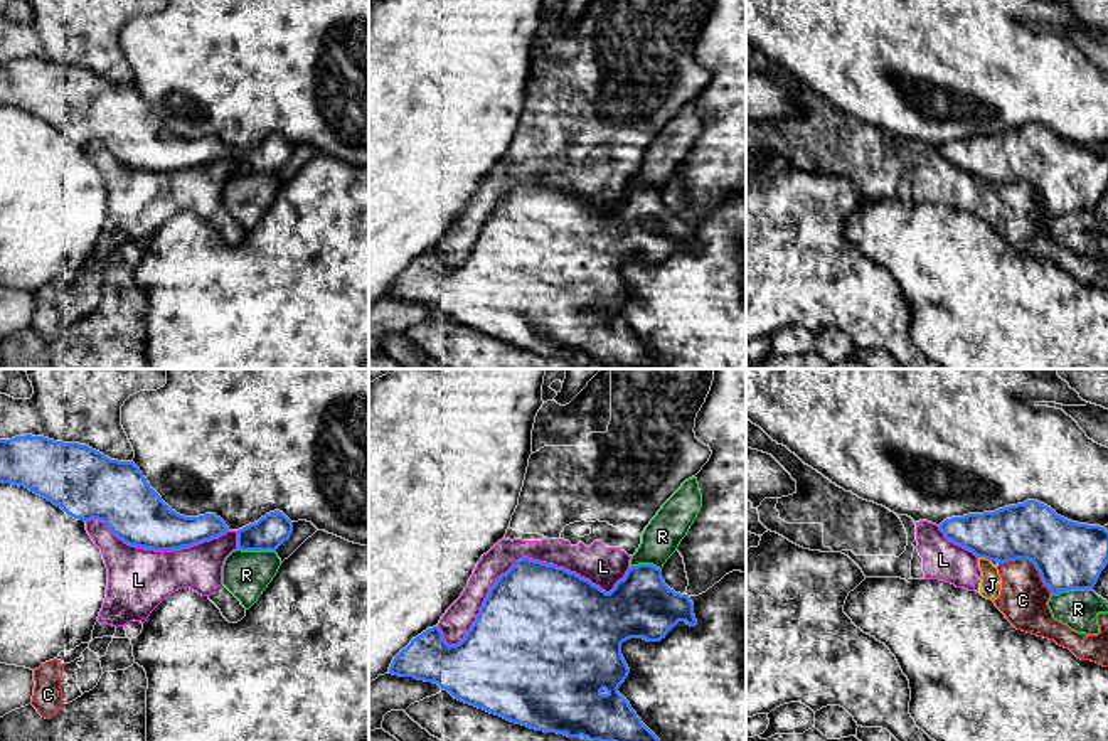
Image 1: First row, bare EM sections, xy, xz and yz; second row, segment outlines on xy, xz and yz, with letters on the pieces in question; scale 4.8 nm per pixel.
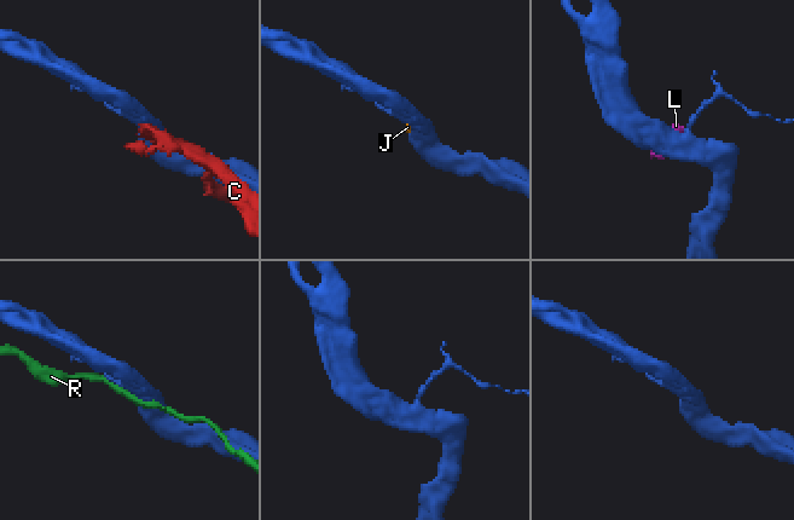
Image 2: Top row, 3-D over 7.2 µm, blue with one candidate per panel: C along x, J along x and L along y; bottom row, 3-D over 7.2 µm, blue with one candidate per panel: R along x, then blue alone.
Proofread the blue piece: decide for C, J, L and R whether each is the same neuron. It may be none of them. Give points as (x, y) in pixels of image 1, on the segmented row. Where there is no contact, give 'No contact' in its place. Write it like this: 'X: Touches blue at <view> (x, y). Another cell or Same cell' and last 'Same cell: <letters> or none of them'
C: Touches blue at yz (1031, 561). Another cell
J: Touches blue at yz (984, 556). Another cell
L: Touches blue at xz (519, 559). Another cell
R: Touches blue at yz (1071, 588). Another cell
Same cell: none of them

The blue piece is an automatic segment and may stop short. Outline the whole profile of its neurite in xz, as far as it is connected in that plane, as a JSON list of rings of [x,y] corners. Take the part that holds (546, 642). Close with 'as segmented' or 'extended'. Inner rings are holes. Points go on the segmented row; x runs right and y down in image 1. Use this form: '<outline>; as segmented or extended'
[[[522,557],[497,578],[460,643],[448,645],[439,626],[428,628],[394,657],[389,674],[434,682],[465,704],[535,731],[583,736],[589,741],[660,741],[618,692],[630,674],[621,643],[630,638],[660,642],[679,621],[697,625],[694,603],[687,594],[670,589],[662,569],[653,564],[631,566],[606,593],[564,568]]]; as segmented

